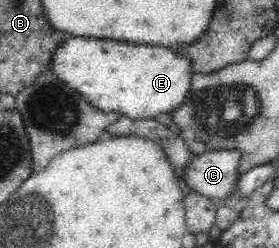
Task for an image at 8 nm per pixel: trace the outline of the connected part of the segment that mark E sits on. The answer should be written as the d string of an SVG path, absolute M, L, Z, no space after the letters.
M68 38L51 54L49 70L61 83L82 96L102 112L120 112L120 116L152 119L158 114L176 111L190 88L190 63L185 56L172 54L158 46L132 46L114 40Z

